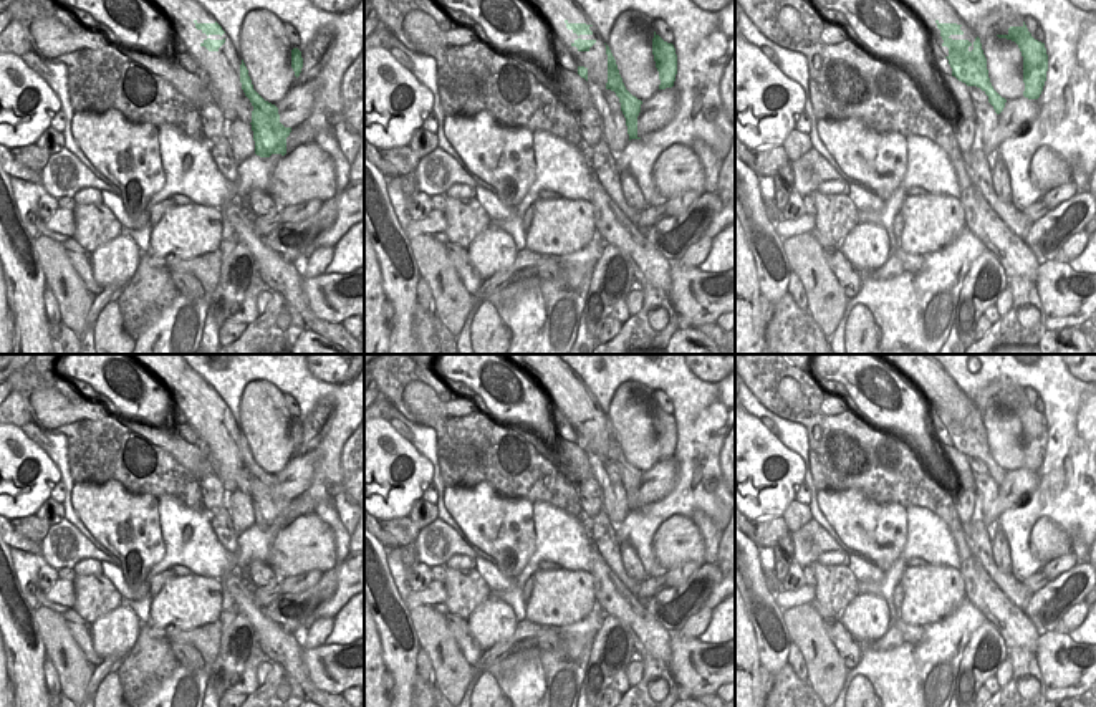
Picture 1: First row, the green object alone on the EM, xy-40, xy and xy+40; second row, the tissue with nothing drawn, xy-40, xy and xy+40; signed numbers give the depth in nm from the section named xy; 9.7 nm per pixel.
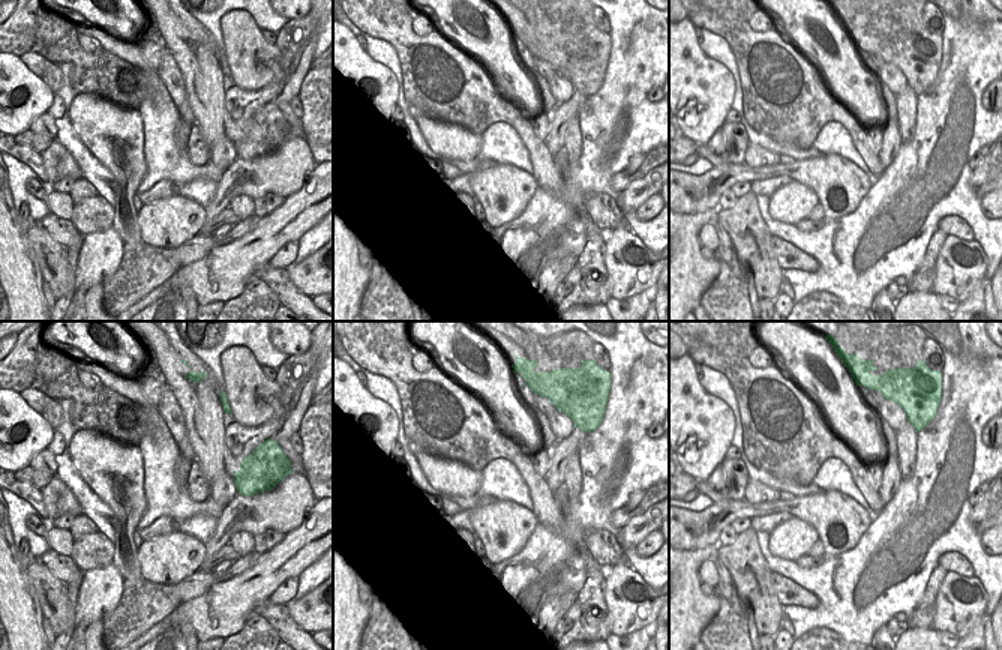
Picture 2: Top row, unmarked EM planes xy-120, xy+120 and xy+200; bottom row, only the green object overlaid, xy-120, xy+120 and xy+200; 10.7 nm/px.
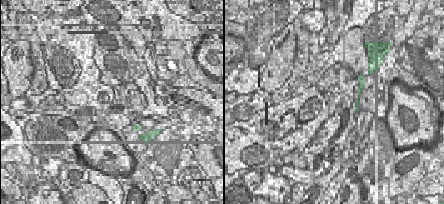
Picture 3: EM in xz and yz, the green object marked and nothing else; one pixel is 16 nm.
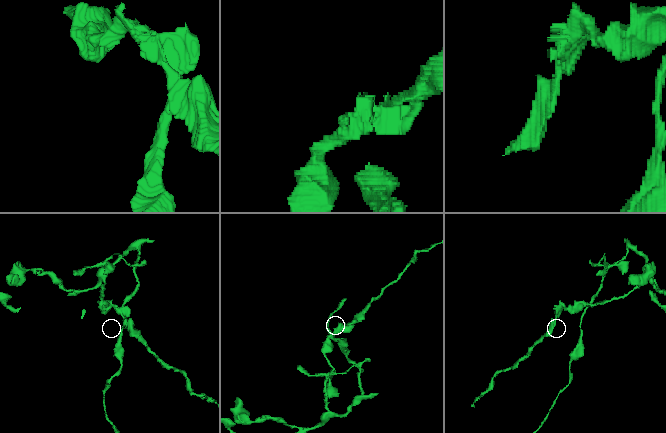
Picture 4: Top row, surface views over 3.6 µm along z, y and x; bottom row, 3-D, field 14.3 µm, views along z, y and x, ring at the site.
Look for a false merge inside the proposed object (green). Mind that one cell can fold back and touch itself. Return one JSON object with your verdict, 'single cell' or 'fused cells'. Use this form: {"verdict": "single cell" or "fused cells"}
{"verdict": "fused cells"}

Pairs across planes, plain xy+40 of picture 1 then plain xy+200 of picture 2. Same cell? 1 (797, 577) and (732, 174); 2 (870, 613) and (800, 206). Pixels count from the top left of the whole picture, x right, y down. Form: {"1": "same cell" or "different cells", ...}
{"1": "different cells", "2": "same cell"}

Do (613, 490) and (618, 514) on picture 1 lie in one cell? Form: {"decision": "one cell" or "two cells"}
{"decision": "one cell"}

